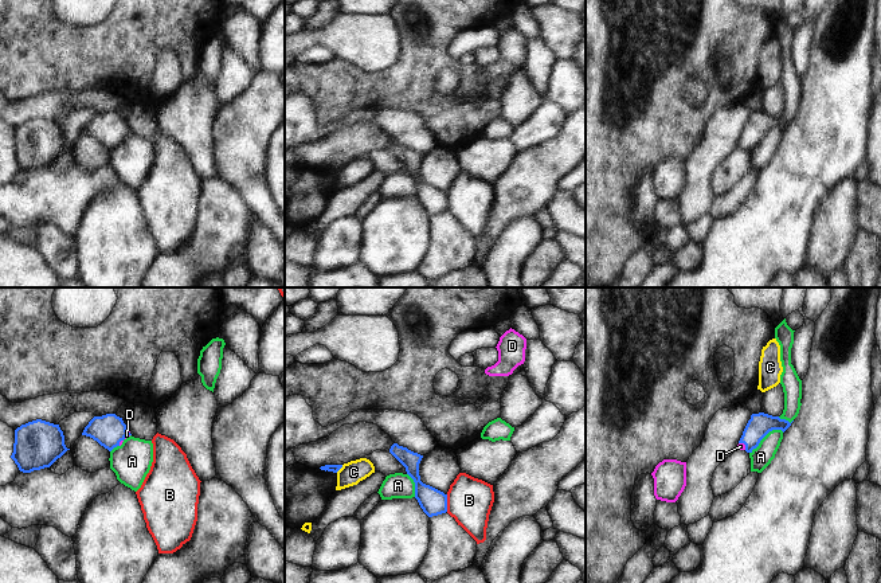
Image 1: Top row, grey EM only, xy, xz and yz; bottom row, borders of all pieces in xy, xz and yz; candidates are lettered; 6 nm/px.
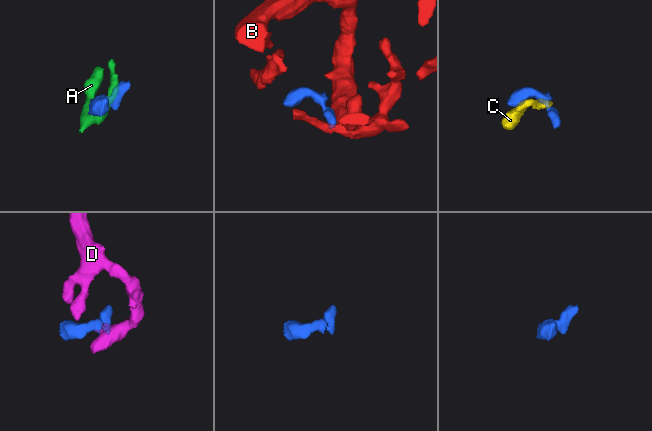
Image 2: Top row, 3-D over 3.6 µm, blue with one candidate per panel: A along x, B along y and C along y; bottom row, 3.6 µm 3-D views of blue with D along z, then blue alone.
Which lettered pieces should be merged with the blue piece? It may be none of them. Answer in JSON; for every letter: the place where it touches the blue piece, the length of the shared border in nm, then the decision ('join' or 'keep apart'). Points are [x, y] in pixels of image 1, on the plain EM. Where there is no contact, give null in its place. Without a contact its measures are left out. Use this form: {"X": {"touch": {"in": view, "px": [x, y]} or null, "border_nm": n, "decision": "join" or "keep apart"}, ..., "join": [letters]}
{"A": {"touch": {"in": "yz", "px": [766, 133]}, "border_nm": 240, "decision": "keep apart"}, "B": {"touch": {"in": "xz", "px": [446, 202]}, "border_nm": 100, "decision": "keep apart"}, "C": {"touch": {"in": "xz", "px": [339, 168]}, "border_nm": 60, "decision": "keep apart"}, "D": {"touch": {"in": "xy", "px": [125, 135]}, "border_nm": 120, "decision": "join"}, "join": ["D"]}

